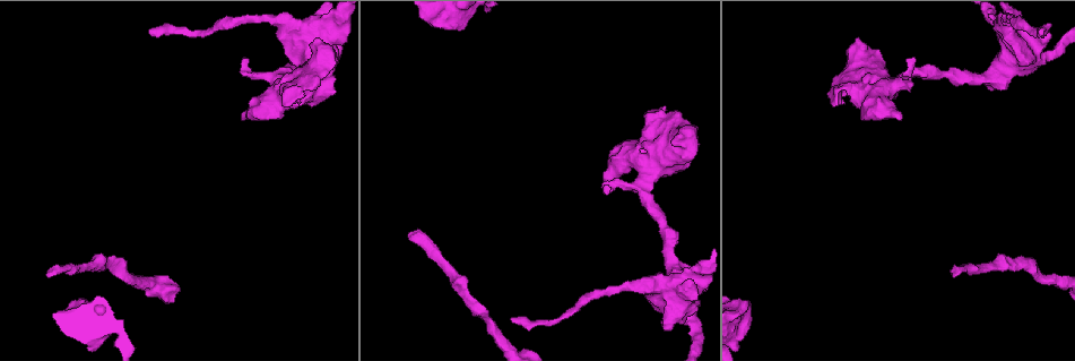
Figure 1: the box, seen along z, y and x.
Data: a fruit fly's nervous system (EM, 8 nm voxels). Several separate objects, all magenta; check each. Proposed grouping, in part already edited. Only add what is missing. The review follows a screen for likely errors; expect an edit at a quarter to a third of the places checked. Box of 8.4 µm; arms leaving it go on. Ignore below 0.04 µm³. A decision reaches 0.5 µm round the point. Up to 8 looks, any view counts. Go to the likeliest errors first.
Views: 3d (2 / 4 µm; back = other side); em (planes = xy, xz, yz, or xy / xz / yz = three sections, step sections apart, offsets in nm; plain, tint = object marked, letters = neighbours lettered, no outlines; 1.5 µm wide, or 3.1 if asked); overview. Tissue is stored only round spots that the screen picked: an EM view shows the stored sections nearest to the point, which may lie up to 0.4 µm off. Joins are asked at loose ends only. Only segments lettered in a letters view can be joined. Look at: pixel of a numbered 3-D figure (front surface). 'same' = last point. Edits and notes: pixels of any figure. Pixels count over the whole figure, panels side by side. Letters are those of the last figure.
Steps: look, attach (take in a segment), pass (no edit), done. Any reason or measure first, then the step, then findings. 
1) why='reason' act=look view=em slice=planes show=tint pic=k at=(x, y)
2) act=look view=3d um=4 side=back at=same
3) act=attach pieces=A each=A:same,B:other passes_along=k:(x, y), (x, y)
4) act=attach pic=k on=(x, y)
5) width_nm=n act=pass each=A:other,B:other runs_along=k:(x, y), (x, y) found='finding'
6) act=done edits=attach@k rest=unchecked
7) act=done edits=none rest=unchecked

why='long arm stops here' act=look view=em slice=xz step=4 show=letters pic=1 at=(49, 275)

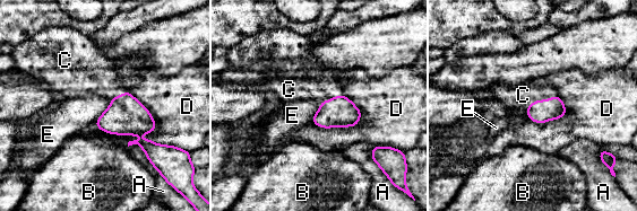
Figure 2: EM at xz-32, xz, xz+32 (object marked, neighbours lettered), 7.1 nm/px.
width_nm=160 act=attach pieces=C each=A:other,B:other,C:same,D:other,E:other passes_along=2:(541, 111), (541, 100), (523, 95) found='the cell continues'

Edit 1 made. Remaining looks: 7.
why='redraw' act=look view=overview

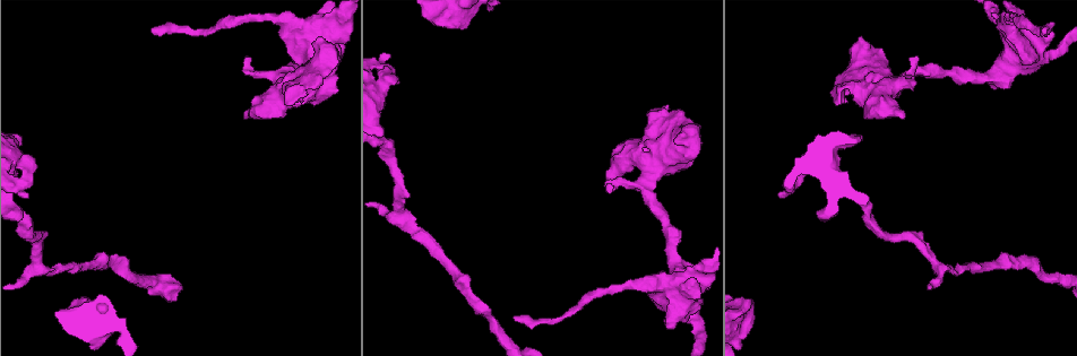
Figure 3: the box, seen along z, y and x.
why='stops while still wide' act=look view=3d um=4 pic=3 at=(750, 298)

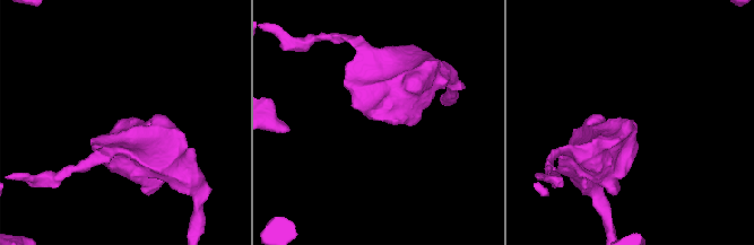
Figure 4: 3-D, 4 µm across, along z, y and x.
why='shape alone is not enough' act=look view=em slice=planes show=letters pic=4 at=(395, 119)

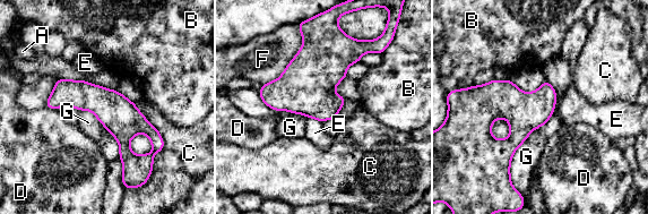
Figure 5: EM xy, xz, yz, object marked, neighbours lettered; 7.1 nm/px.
longest_contact=G:550nm act=pass each=A:other,B:other,C:other,D:other,E:other,F:other,G:other runs_along=5:(60, 82), (123, 130), (130, 170) found='none of them fits'

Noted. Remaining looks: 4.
why='thick end' act=look view=em slice=xz step=4 show=letters pic=3 at=(319, 37)

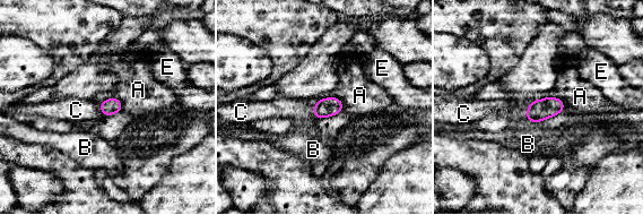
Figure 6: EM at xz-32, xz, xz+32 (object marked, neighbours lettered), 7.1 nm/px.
act=pass each=A:other,B:other,C:other,E:other border=6:(100, 104), (115, 97), (123, 106) found='none of them fits'

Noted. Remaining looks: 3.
act=done edits=attach@2 rest=unchecked

